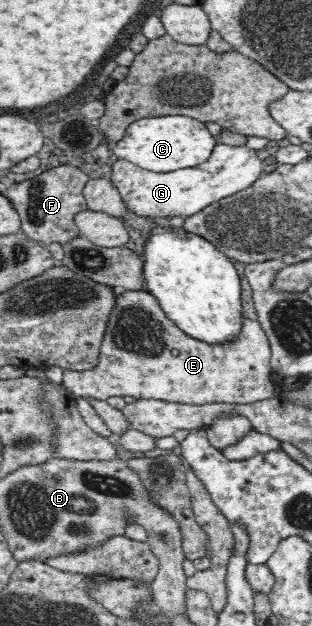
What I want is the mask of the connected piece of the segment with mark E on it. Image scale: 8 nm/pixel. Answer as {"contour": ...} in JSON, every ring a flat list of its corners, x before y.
{"contour":[[118,290,115,292,115,307,109,316,106,330,104,333,104,340,102,341,99,351,99,362,92,370,77,371,64,370,62,385,75,397,83,397,86,399,104,400,112,396,122,396,129,400,134,399,155,399,165,400,169,402,179,402,181,404,213,404,215,402,225,402,227,404,251,404,259,400,265,400,267,398,273,398,280,394,280,389,275,380,273,380,273,374,271,373,271,344,268,337,265,335,263,329,261,329,258,321,245,319,245,326,243,326,243,332,239,336,239,340,233,340,229,344,223,344,223,346,210,346,209,344,200,343,197,340,191,339,185,332,181,332,177,326,172,323,171,320,166,318,166,313,160,308,159,301,147,290,143,291,125,291]]}

